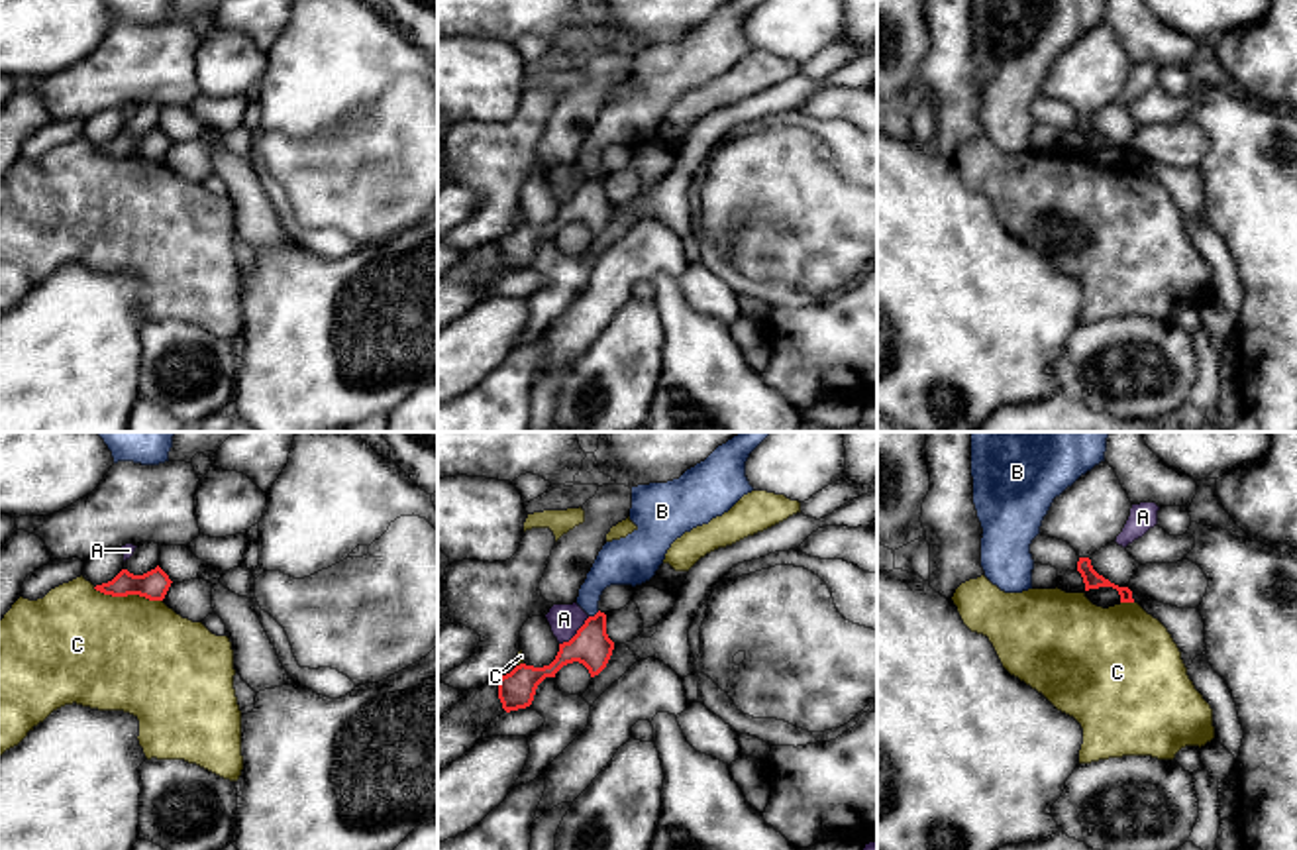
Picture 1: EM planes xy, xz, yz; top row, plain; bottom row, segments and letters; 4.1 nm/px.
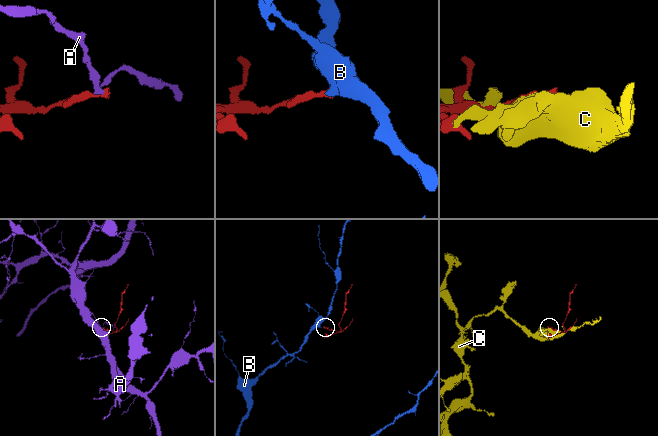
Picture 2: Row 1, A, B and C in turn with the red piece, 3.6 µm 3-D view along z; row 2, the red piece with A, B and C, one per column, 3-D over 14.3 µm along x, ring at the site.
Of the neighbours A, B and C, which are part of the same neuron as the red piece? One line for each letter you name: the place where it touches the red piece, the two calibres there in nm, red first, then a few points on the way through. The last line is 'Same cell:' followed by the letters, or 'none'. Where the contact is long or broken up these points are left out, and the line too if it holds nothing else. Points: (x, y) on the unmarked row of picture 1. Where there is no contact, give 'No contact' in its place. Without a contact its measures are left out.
Same cell: none

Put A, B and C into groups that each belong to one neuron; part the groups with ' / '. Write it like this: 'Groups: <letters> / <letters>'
Groups: A / B / C

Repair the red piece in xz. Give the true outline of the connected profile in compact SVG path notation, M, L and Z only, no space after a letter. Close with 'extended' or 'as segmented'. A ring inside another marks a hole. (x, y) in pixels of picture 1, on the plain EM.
M610 145L602 151L598 173L589 177L577 194L559 204L559 212L549 226L534 228L520 224L510 234L496 239L498 259L506 273L532 265L538 245L573 222L583 224L591 238L598 236L614 210L614 202L606 194L606 175L624 169L634 159L632 145Z | extended

